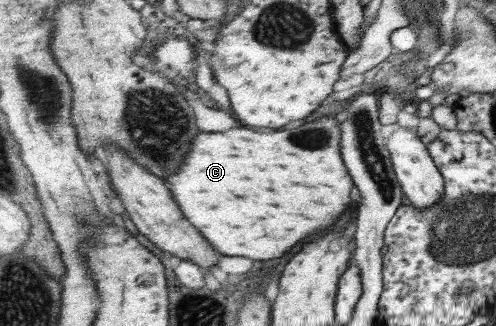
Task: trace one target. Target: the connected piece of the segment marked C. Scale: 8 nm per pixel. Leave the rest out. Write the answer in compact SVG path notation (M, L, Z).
M342 114L330 115L274 133L260 133L246 127L234 127L226 133L200 133L192 145L192 155L184 159L184 167L168 177L166 183L176 191L184 215L204 231L204 237L222 255L250 257L256 261L282 257L306 237L332 227L346 207L354 203L350 197L354 181L340 153L342 119Z

